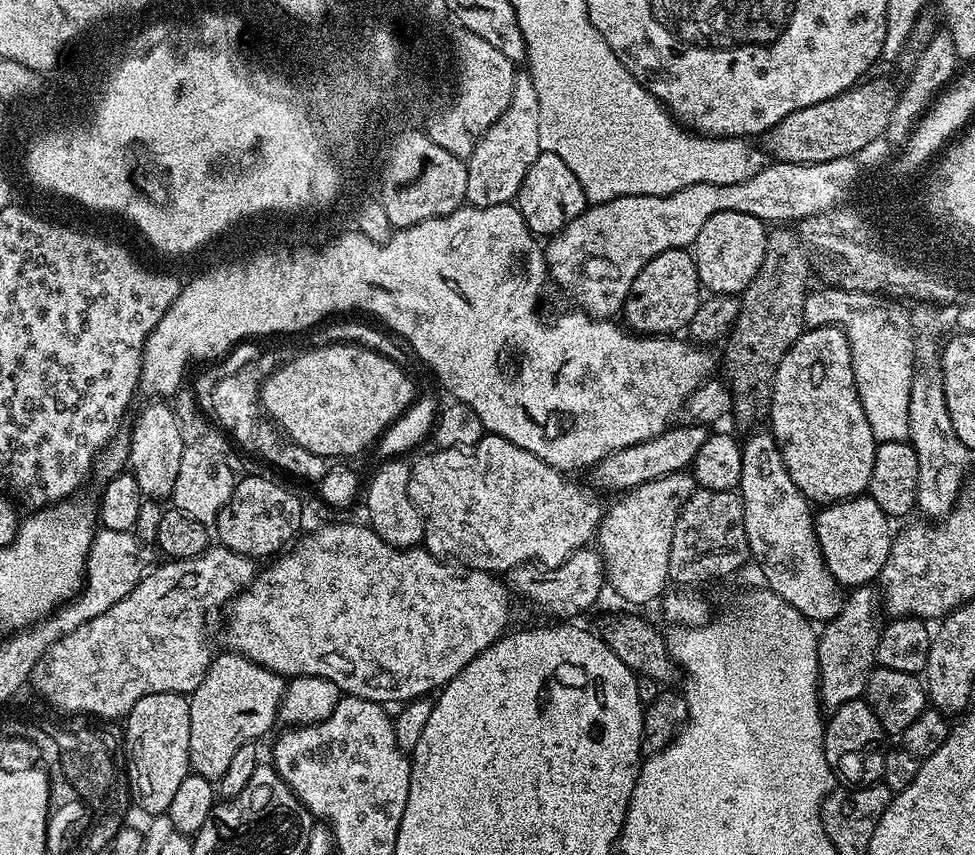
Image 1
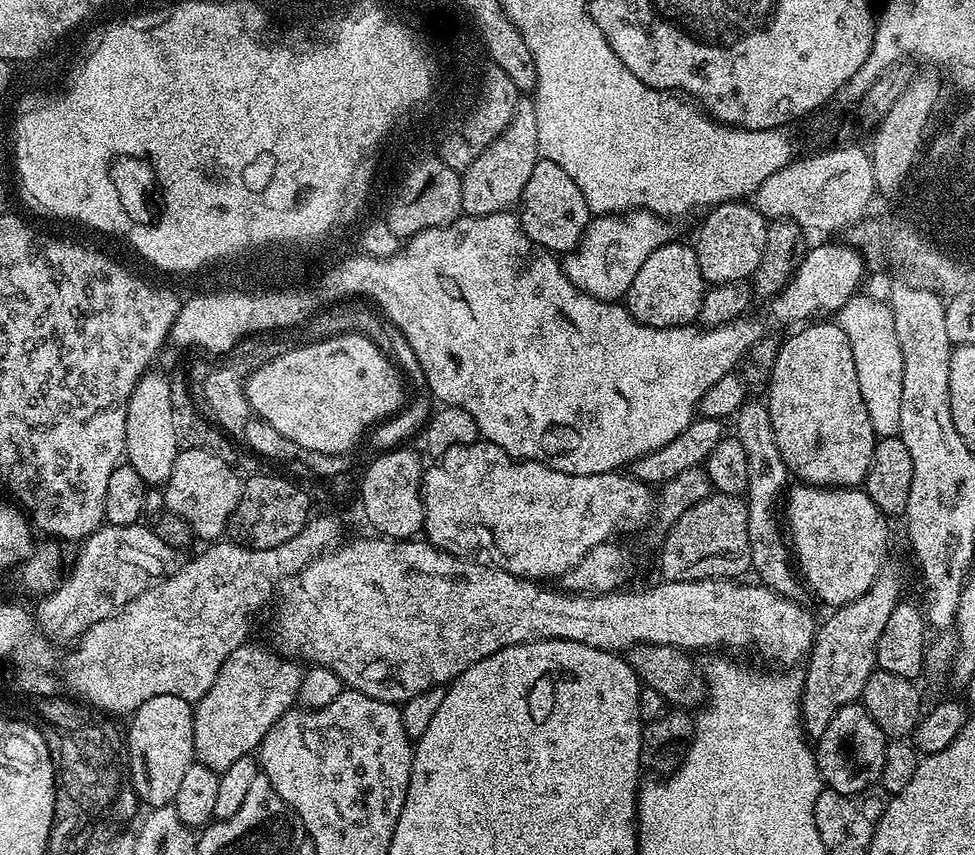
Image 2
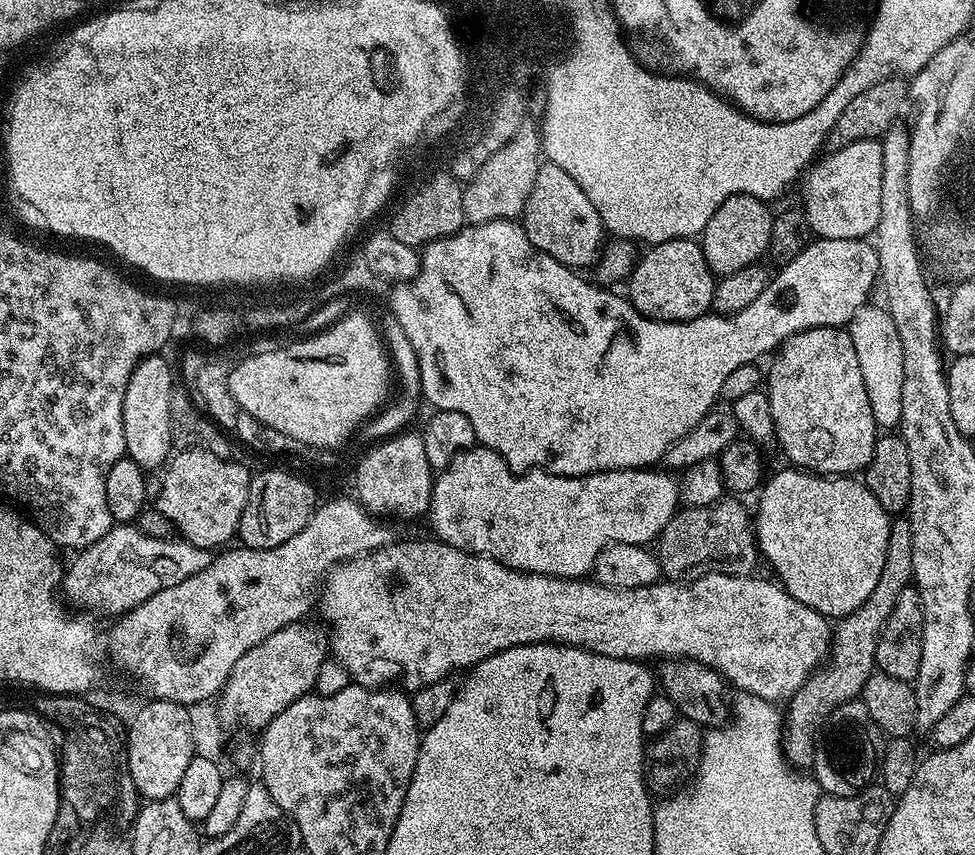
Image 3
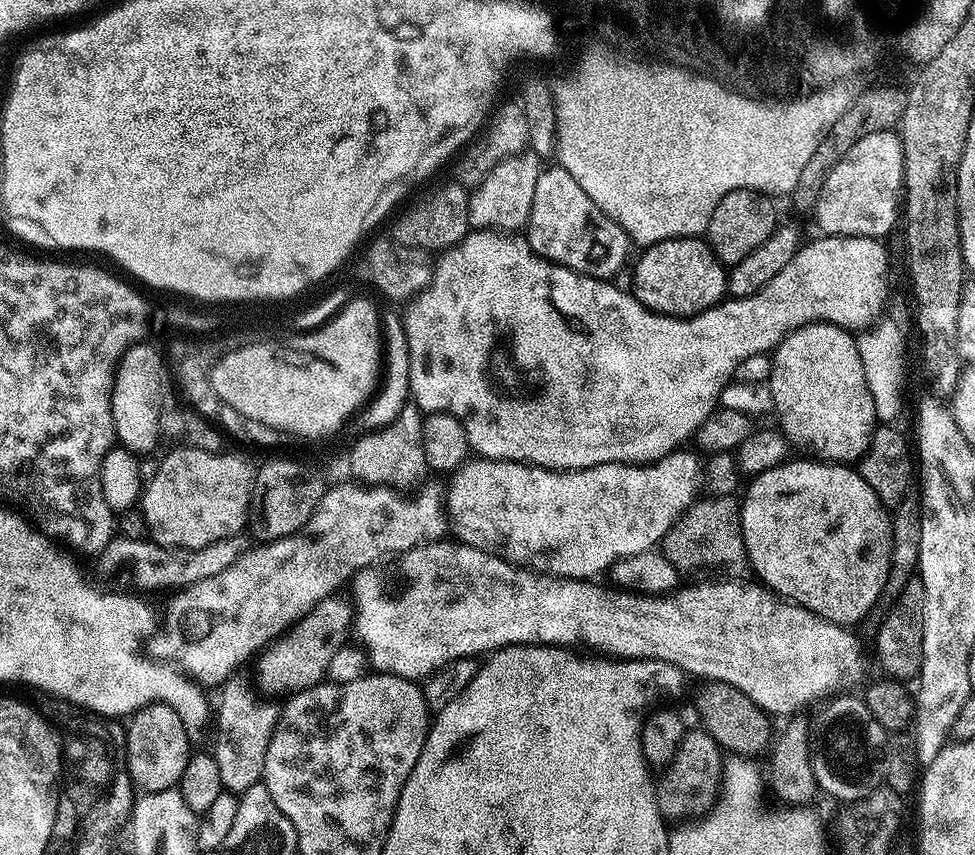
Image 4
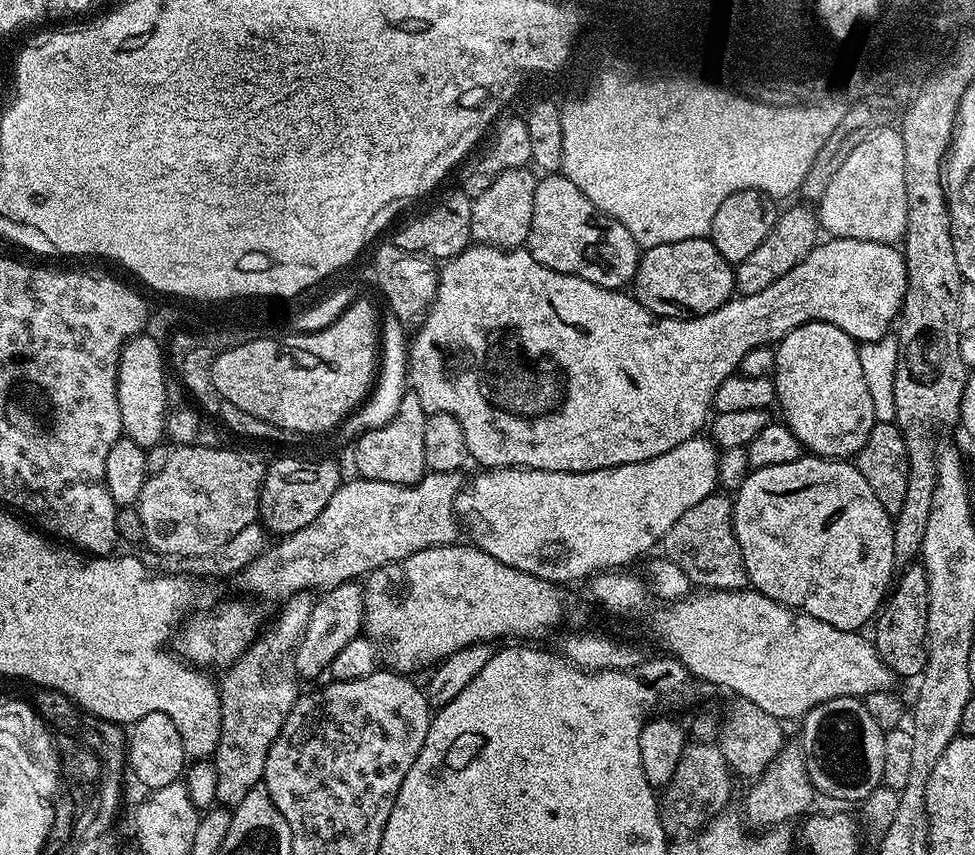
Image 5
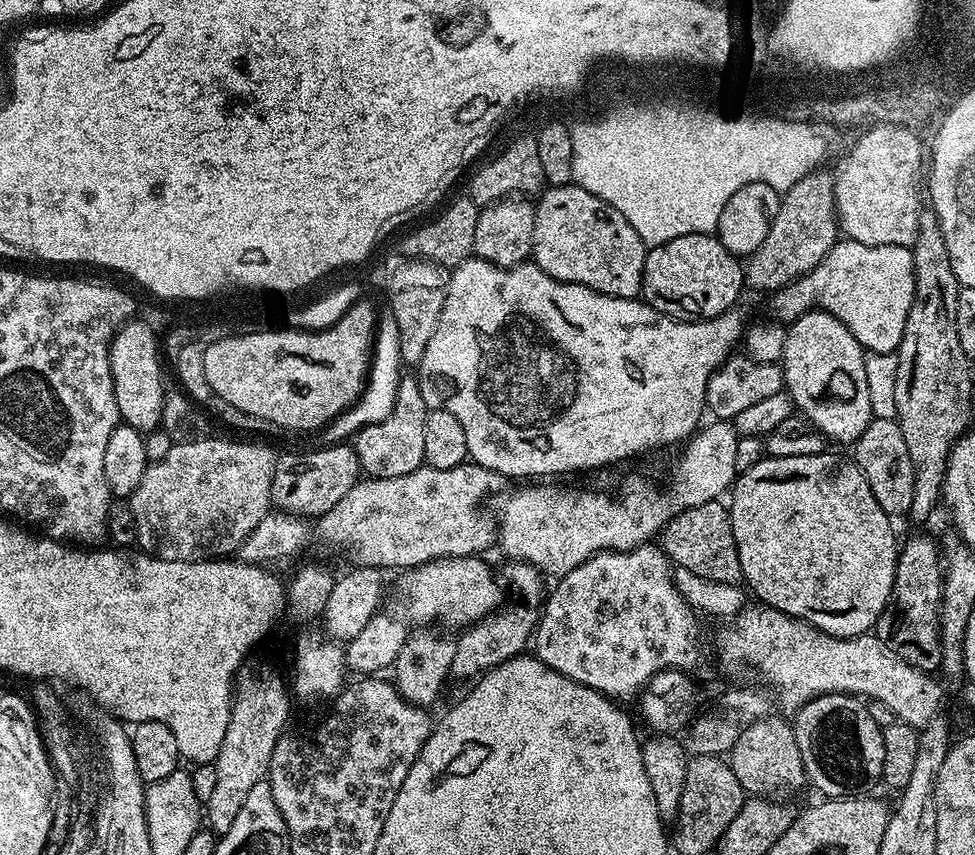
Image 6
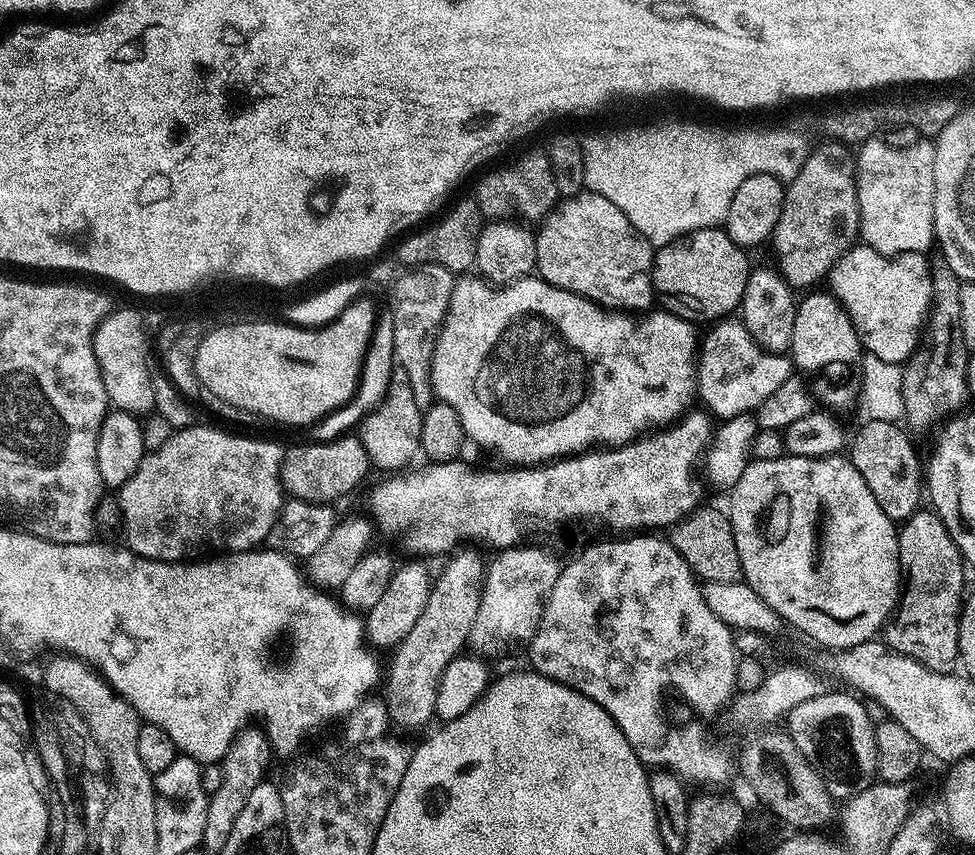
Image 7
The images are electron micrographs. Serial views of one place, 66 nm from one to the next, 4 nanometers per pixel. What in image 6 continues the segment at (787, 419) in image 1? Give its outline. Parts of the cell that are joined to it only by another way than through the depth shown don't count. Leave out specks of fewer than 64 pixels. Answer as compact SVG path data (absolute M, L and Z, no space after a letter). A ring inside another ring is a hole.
M813 310L802 314L787 325L784 333L784 388L792 399L795 411L807 420L825 441L837 440L840 444L855 445L856 439L870 426L874 418L871 408L870 389L866 380L866 350L861 346L854 334L838 322L829 312Z

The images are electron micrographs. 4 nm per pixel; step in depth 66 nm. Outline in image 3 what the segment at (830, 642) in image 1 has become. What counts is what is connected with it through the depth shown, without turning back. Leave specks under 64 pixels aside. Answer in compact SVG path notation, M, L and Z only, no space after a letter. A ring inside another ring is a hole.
M896 518L890 523L890 538L886 542L886 562L882 562L882 574L878 577L878 586L874 586L870 598L858 606L848 616L839 617L832 634L832 646L827 660L813 672L796 693L787 701L784 716L784 755L789 764L804 770L816 756L816 742L820 739L820 730L828 720L829 714L838 710L846 702L857 699L863 693L866 682L876 668L876 651L882 626L898 602L898 594L913 583L914 534L912 523L907 518Z

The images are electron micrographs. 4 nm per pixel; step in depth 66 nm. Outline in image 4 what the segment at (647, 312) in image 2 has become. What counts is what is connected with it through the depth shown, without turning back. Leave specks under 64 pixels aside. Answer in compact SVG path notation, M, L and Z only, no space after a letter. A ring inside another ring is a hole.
M679 236L649 244L643 249L640 261L632 272L630 291L642 306L660 316L687 318L708 308L714 308L725 299L728 272L725 265L712 253L707 239Z

